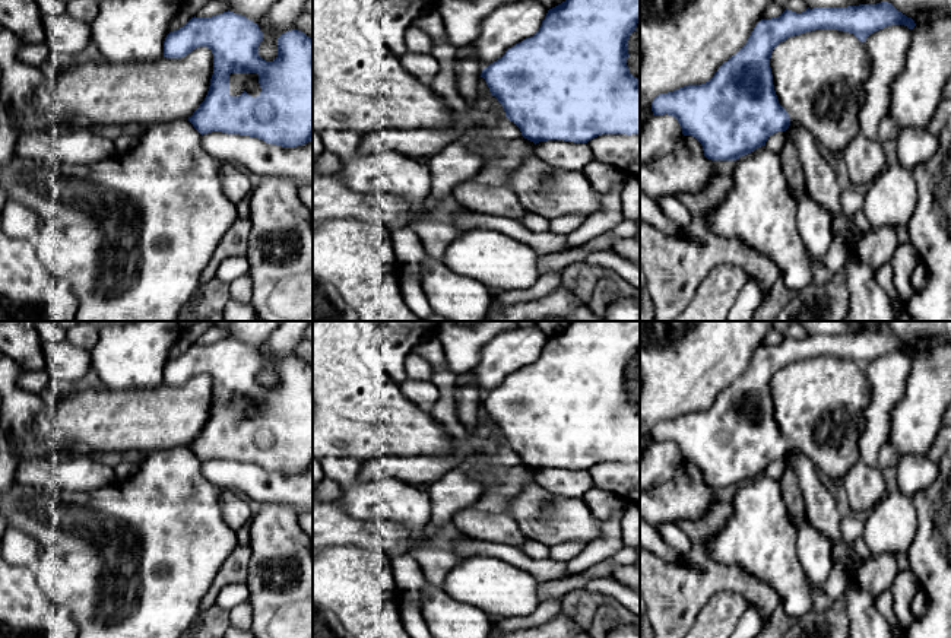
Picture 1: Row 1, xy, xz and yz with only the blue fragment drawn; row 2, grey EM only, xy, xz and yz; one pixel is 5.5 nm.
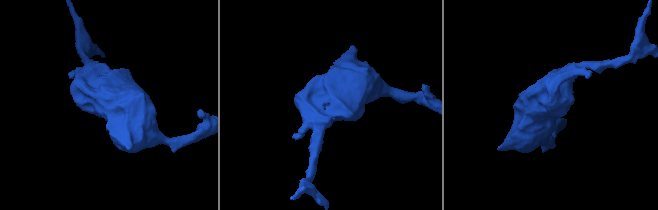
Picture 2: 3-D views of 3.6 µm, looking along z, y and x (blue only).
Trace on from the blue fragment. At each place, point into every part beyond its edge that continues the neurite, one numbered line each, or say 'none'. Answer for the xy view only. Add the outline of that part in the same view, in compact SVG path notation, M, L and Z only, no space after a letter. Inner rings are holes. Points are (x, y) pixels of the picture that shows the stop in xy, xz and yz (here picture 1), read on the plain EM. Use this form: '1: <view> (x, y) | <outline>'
1: xy (238, 409) | M231 400L229 401L229 422L240 423L247 419L253 425L261 419L257 400Z

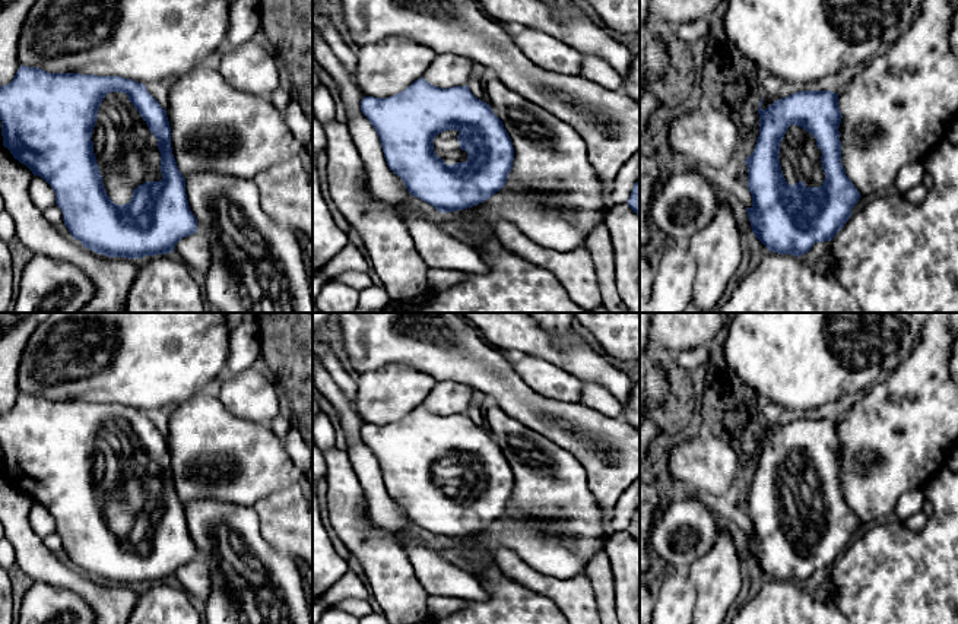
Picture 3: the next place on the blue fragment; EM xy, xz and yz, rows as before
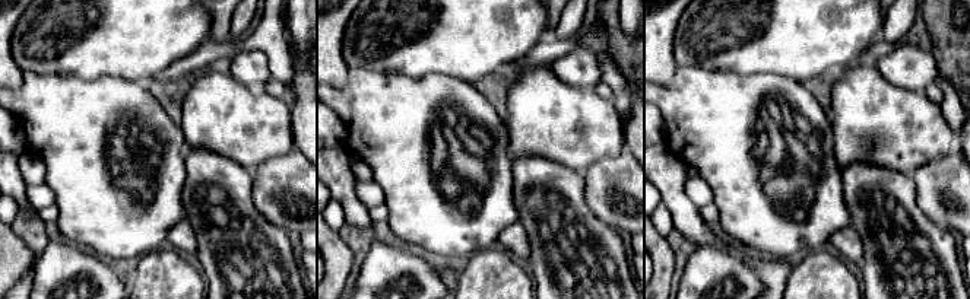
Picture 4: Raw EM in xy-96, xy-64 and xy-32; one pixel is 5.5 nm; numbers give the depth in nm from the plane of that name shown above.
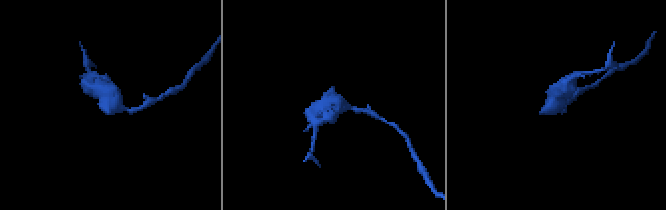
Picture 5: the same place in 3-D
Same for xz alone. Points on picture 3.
1: xz (446, 472) | M447 457L435 463L434 478L447 492L466 490L467 479L460 476L457 468L459 457Z

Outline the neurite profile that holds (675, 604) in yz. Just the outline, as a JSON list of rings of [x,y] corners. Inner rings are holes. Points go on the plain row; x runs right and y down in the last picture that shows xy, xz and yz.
[[[667,570],[654,599],[651,624],[694,624],[697,587],[688,571]]]

